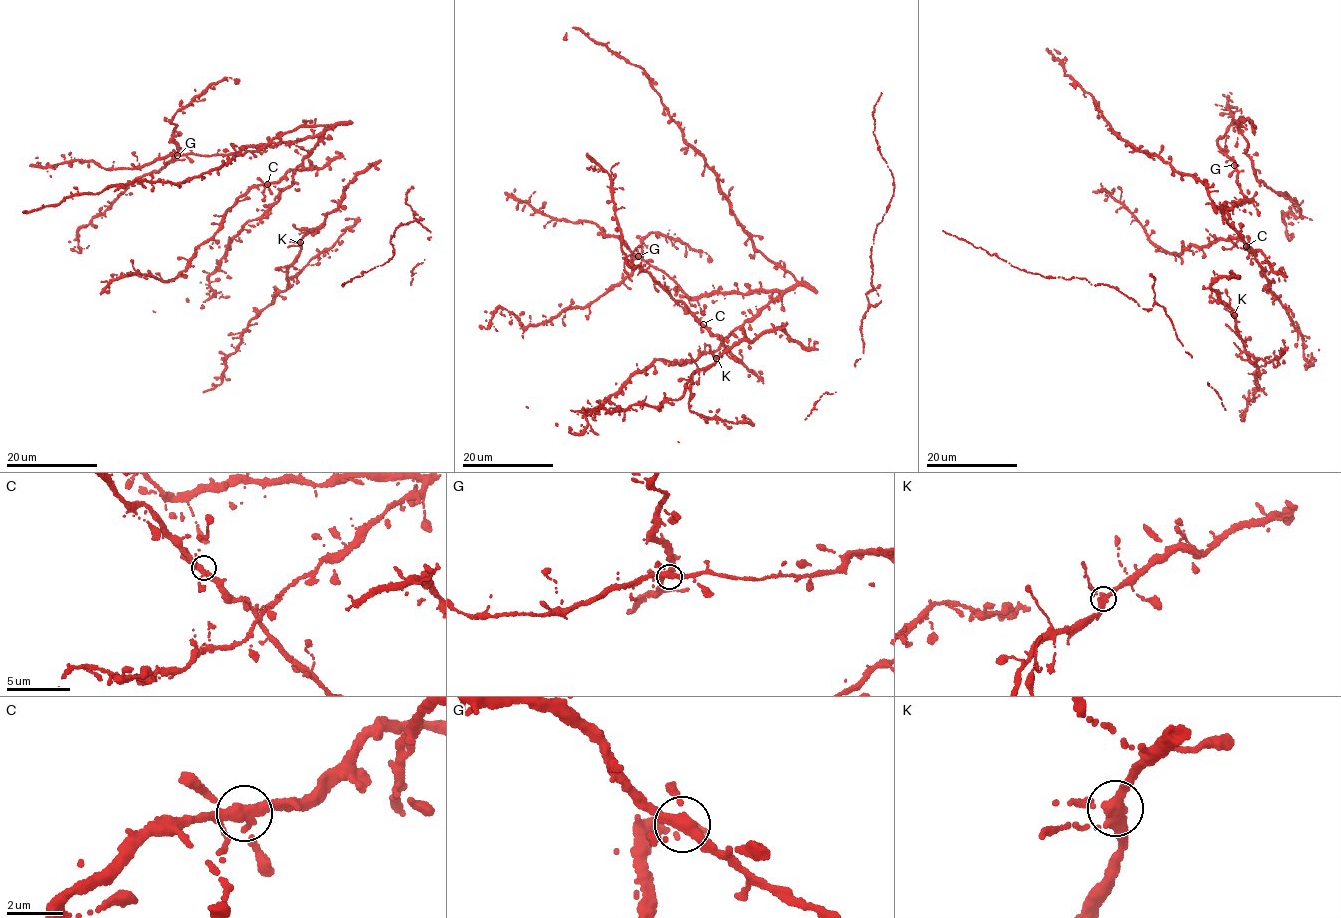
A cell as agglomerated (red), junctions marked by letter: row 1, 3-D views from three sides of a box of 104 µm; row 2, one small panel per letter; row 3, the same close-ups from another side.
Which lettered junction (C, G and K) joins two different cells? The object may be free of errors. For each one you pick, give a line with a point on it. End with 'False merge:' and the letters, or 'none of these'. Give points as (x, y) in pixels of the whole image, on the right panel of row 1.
False merge: none of these

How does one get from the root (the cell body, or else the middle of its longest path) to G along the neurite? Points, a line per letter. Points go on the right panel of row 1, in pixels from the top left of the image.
G: (1248, 254), (1247, 249), (1255, 256), (1255, 250), (1222, 210), (1251, 200), (1238, 186), (1234, 165)

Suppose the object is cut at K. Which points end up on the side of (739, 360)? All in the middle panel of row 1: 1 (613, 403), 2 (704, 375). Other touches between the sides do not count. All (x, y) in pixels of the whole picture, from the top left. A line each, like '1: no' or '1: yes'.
1: no
2: no

